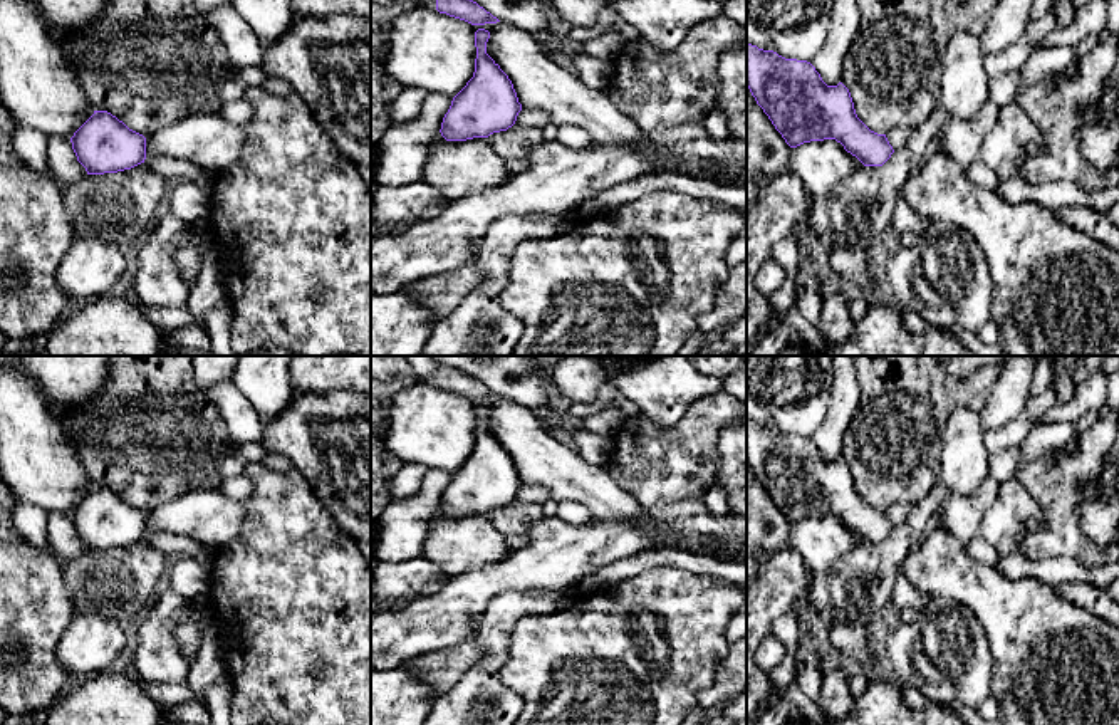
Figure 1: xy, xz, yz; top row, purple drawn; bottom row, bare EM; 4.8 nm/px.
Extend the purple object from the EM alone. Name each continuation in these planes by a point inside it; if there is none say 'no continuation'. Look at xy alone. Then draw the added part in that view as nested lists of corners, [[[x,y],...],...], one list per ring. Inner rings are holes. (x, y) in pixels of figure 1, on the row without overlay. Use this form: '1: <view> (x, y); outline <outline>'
no continuation

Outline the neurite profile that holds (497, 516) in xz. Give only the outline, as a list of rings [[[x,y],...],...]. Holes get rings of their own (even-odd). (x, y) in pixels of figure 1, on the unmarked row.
[[[513,500],[507,507],[490,510],[488,517],[503,535],[512,535],[527,532],[540,522],[544,519],[544,509],[540,503],[522,503]]]

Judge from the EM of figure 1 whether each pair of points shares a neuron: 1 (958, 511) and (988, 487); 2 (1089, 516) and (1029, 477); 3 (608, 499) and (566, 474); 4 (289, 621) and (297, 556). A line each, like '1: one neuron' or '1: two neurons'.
1: one neuron
2: two neurons
3: one neuron
4: one neuron

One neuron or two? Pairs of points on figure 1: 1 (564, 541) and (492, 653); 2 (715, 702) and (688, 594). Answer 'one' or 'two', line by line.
1: two
2: two

